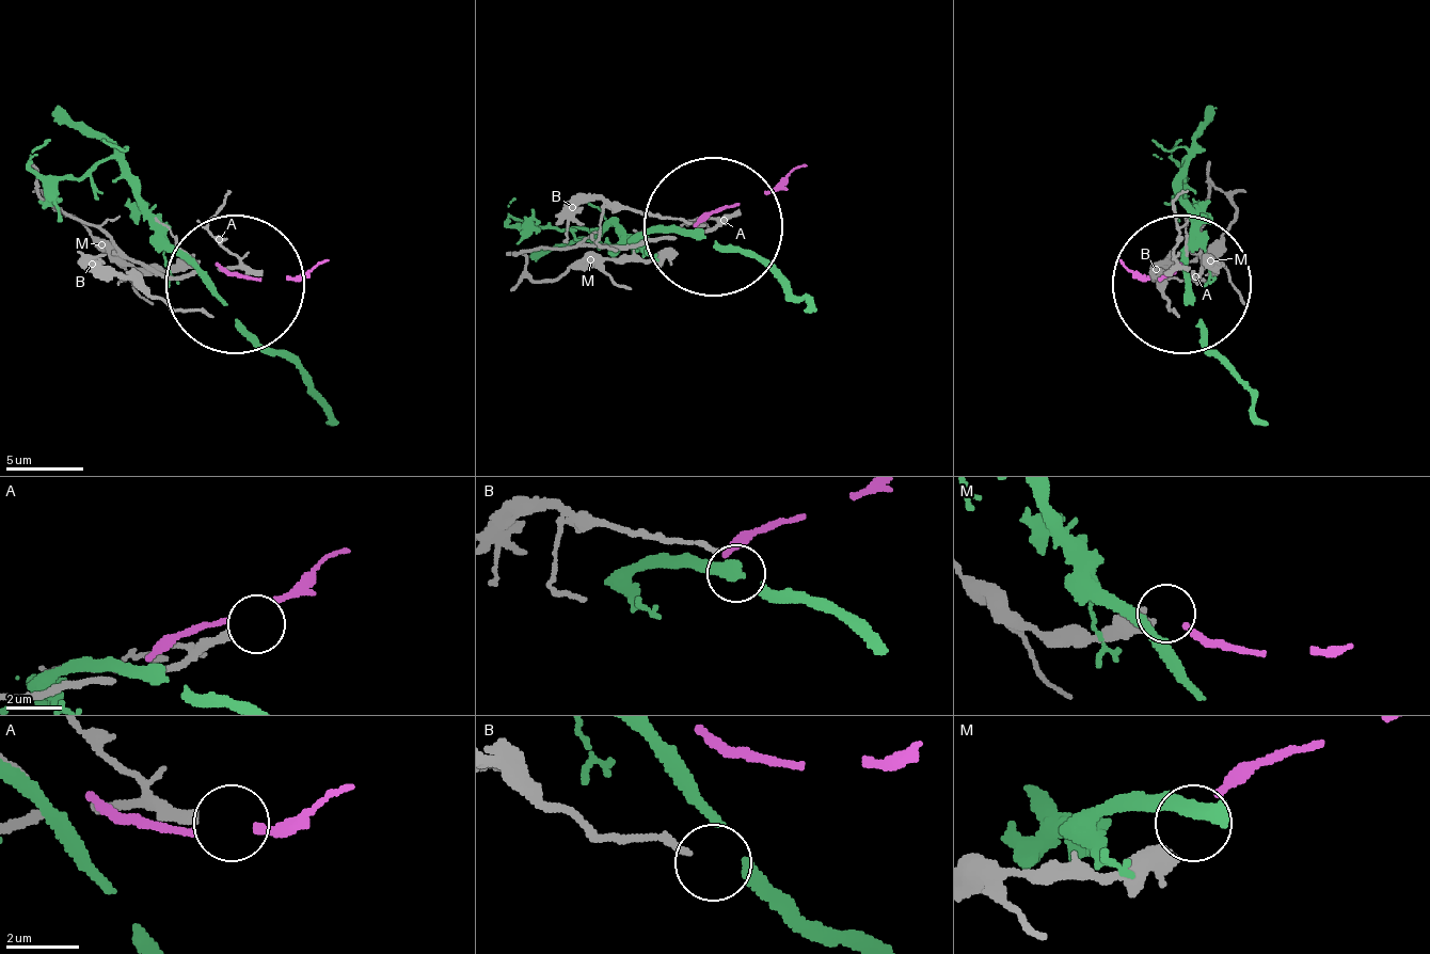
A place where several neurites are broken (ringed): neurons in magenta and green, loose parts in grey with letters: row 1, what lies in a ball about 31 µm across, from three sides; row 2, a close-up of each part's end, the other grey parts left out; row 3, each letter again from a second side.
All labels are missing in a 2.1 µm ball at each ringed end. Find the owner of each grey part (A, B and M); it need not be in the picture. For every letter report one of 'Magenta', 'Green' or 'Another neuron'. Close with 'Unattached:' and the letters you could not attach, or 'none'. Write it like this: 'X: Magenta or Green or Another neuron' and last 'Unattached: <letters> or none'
A: Another neuron
B: Green
M: Magenta
Unattached: A

